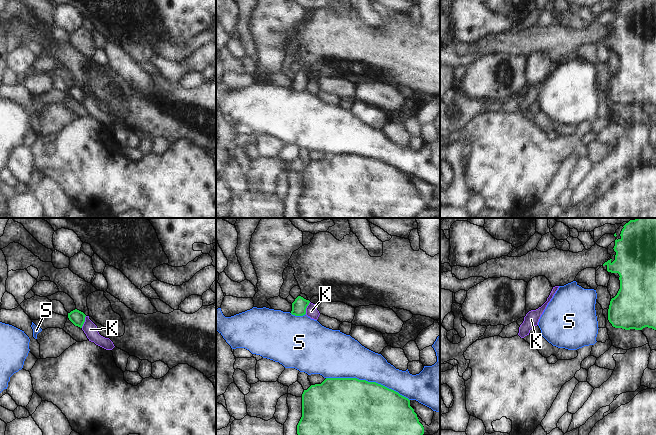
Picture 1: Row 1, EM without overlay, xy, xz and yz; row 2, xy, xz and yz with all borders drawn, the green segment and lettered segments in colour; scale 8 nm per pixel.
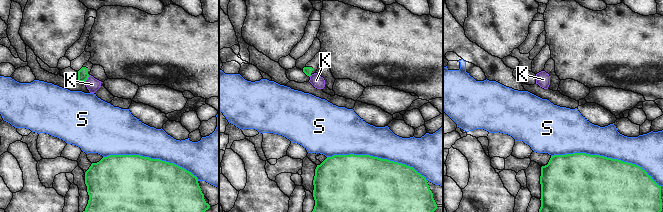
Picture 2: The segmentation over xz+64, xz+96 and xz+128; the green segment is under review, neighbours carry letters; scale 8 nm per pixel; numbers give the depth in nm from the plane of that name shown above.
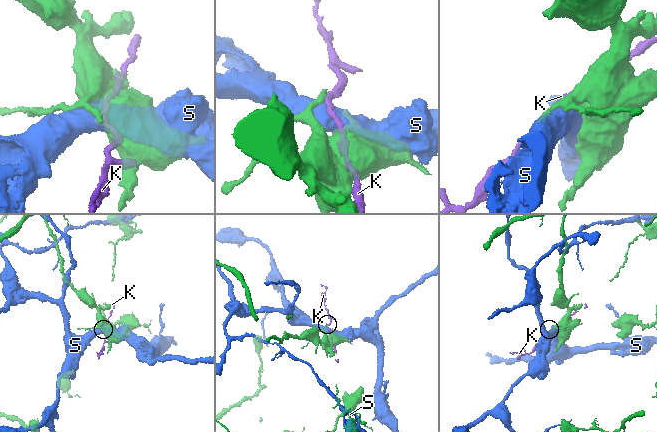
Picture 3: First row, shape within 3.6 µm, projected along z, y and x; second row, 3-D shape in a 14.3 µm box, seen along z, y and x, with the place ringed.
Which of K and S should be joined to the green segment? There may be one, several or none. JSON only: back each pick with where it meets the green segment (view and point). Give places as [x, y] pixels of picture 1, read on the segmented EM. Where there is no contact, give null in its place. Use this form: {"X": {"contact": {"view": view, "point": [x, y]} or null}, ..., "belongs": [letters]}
{"belongs": []}

